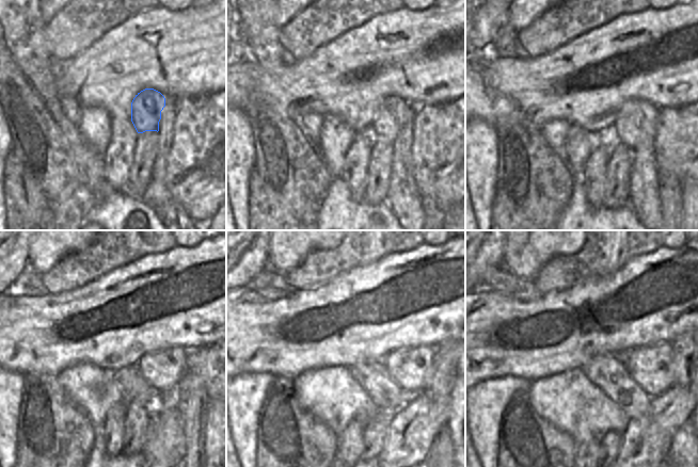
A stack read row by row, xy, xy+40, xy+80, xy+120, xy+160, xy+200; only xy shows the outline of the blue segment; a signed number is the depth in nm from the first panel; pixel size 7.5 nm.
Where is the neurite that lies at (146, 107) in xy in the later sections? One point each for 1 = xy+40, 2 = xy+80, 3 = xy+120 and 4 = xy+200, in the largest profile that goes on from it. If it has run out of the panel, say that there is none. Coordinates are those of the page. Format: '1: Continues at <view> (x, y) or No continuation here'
1: Continues at xy+40 (395, 112)
2: Continues at xy+80 (637, 118)
3: Continues at xy+120 (155, 367)
4: Continues at xy+200 (639, 363).

